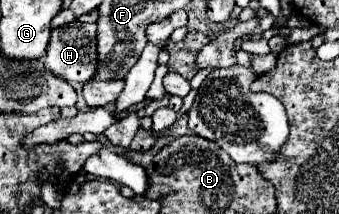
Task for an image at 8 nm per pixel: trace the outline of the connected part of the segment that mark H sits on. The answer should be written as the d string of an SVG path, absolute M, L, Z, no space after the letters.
M73 21L63 27L51 31L51 41L47 47L47 55L43 59L45 69L53 75L69 81L71 85L85 85L97 75L99 59L97 59L97 23L81 23Z

